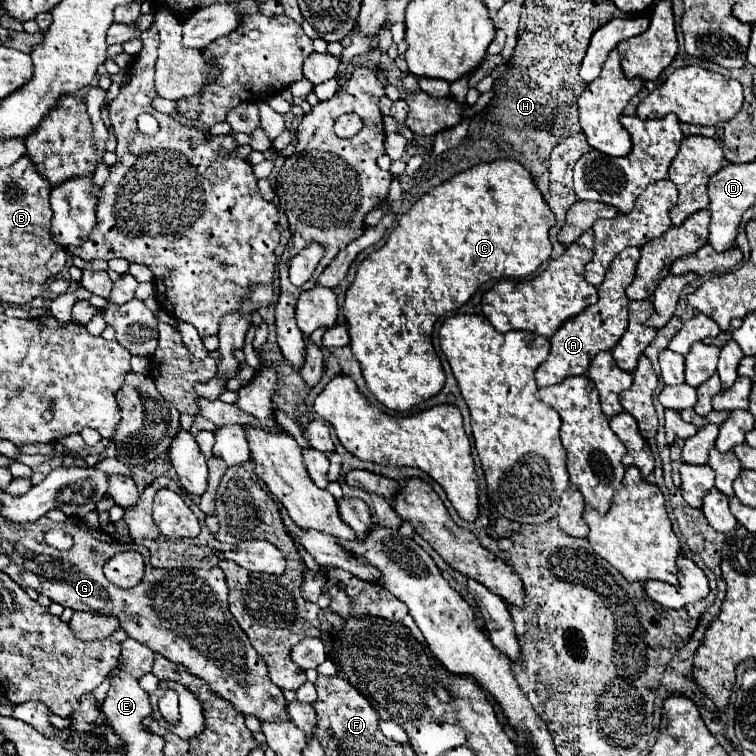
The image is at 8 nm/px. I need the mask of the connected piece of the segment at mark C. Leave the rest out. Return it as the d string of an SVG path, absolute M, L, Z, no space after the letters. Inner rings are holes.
M496 159L492 163L479 163L474 167L462 171L456 175L456 179L448 179L444 181L442 185L434 187L432 191L428 191L426 195L422 195L408 213L404 213L396 225L396 229L390 233L388 241L372 251L358 267L356 271L356 277L352 281L352 285L348 287L346 291L346 301L344 301L344 317L346 317L346 323L348 323L348 333L350 333L350 347L352 347L352 353L356 355L356 359L360 361L362 365L362 375L366 379L366 385L368 389L372 391L372 395L388 409L392 411L408 411L412 409L414 405L420 405L422 401L434 397L442 387L444 387L444 369L440 365L440 359L434 351L434 345L432 345L432 331L434 331L434 323L446 315L448 311L454 311L458 309L460 305L464 305L478 289L480 285L484 285L486 281L492 281L492 279L506 279L506 277L528 277L530 273L534 273L552 253L552 243L548 239L548 229L556 223L554 219L554 213L552 209L548 207L548 203L544 201L542 193L538 191L538 187L534 185L528 169L524 169L518 161L510 161L510 159Z

